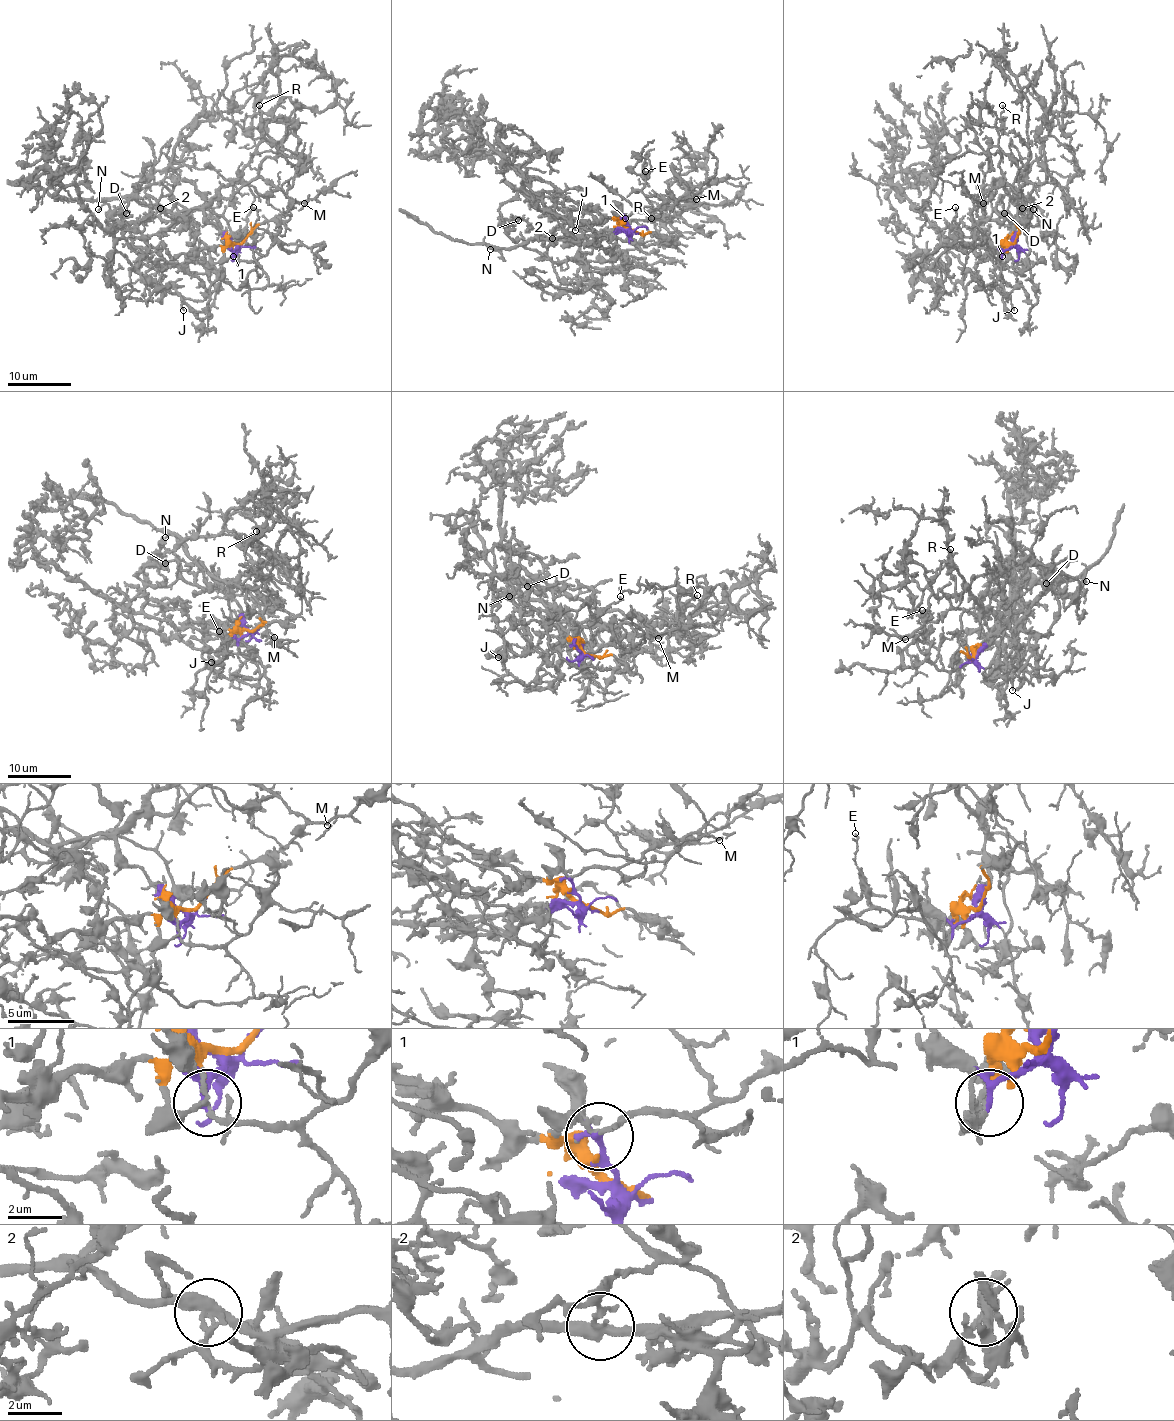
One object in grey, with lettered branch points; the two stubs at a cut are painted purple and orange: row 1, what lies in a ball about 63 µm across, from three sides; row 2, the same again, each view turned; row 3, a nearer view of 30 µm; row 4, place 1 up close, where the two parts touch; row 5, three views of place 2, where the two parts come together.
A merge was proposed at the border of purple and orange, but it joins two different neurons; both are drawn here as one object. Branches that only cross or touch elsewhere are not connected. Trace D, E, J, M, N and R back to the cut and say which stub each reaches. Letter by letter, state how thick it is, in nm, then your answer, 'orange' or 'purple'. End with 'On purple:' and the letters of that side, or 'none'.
D: 380 nm | orange
E: 80 nm | purple
J: 110 nm | orange
M: 110 nm | purple
N: 110 nm | purple
R: 120 nm | purple
On purple: E, M, N, R

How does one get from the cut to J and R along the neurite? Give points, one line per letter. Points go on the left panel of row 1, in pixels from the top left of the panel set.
J: (241, 242), (173, 256), (163, 248), (132, 248), (124, 238), (114, 246), (151, 286), (177, 294), (184, 310)
R: (242, 242), (233, 243), (204, 208), (255, 148), (269, 143), (260, 105)

